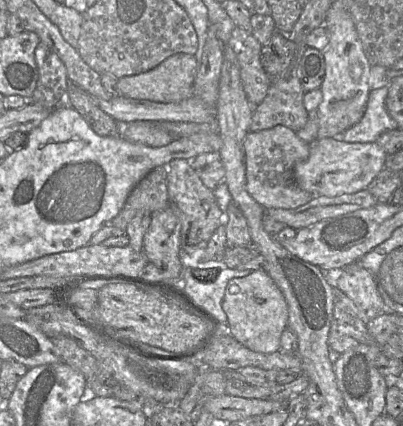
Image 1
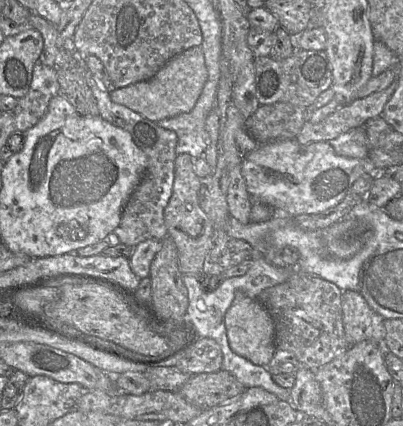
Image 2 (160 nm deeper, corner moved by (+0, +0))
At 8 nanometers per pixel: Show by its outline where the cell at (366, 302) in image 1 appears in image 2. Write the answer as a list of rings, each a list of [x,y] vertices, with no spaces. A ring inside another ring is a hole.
[[[342,291],[341,307],[345,337],[350,347],[367,340],[383,344],[384,318],[368,305],[360,293]]]

